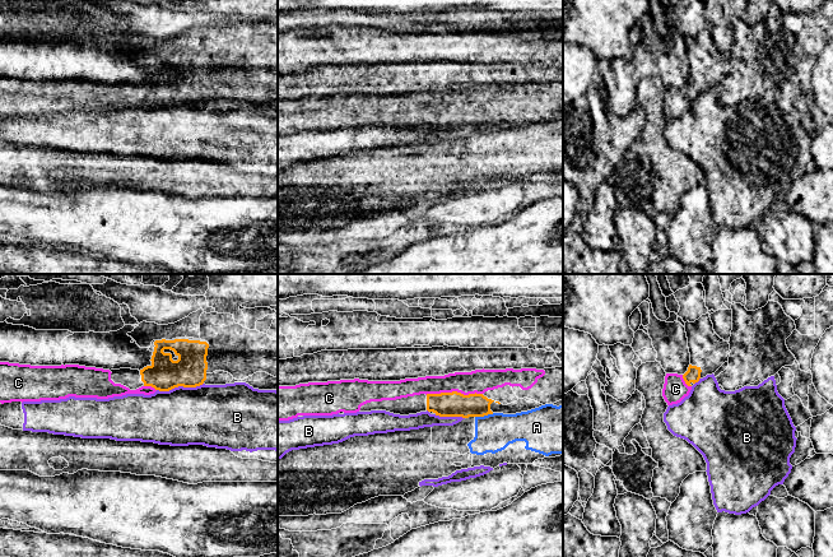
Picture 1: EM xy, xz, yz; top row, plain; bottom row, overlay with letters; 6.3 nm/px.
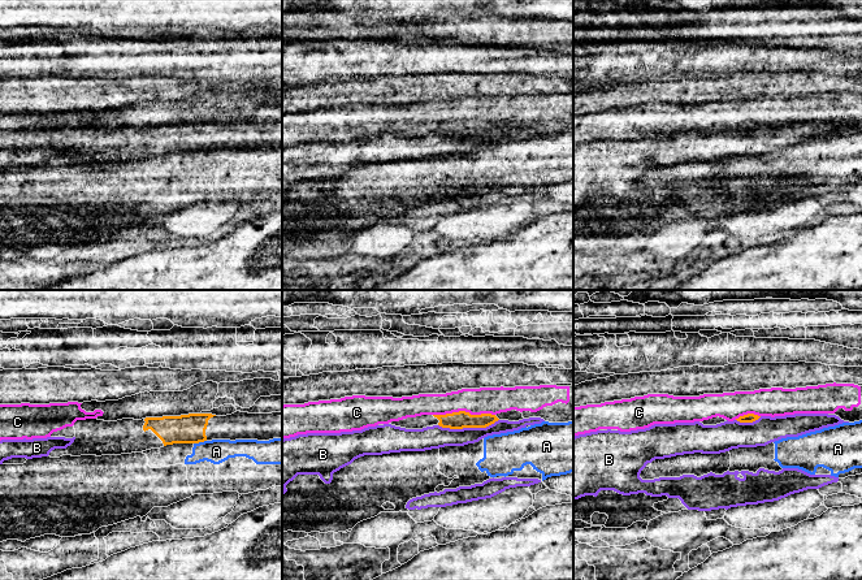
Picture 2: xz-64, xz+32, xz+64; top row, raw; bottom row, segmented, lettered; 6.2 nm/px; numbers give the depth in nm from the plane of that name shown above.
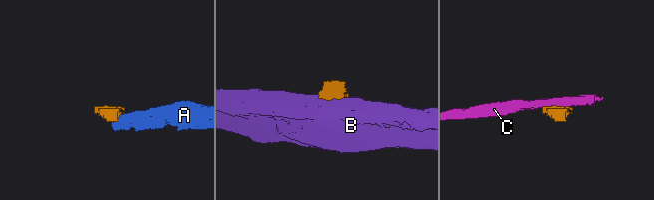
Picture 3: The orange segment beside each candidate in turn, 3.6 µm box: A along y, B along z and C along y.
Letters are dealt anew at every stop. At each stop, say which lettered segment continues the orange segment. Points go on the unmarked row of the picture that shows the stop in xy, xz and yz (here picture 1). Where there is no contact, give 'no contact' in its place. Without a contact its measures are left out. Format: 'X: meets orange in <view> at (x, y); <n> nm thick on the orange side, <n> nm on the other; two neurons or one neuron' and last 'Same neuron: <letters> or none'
A: meets orange in xz at (484, 129); 160 nm thick on the orange side, 240 nm on the other; two neurons
B: meets orange in xy at (180, 100); 200 nm thick on the orange side, 380 nm on the other; two neurons
C: meets orange in xz at (454, 106); 160 nm thick on the orange side, 150 nm on the other; one neuron
Same neuron: C

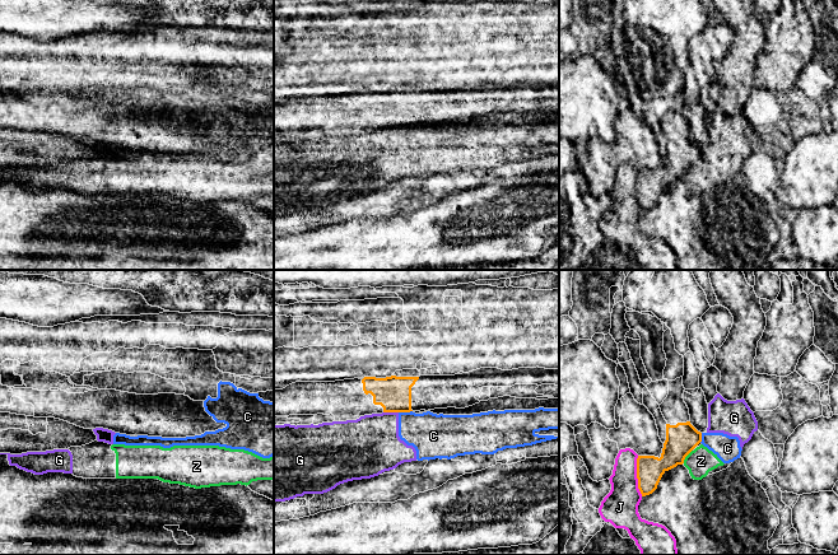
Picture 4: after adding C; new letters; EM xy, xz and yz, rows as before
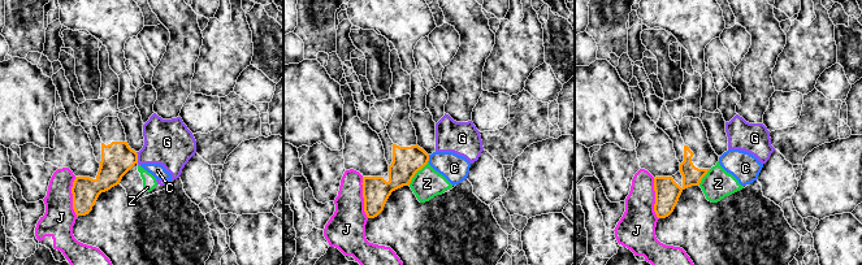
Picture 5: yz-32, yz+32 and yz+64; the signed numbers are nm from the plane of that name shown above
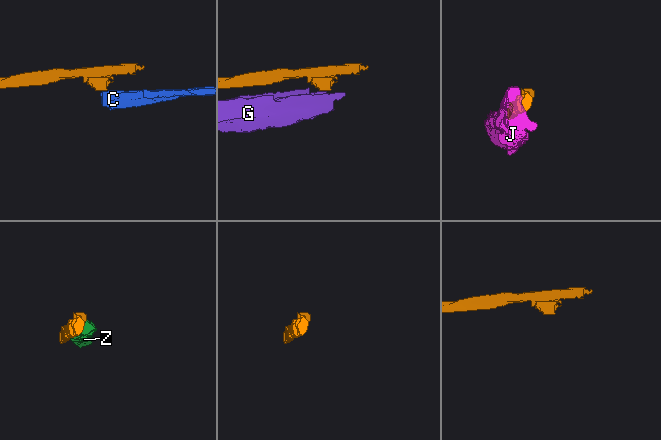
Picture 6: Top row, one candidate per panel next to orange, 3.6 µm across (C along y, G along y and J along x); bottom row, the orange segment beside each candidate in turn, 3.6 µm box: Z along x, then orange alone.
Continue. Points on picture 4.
C: meets orange in xz at (405, 126); 220 nm thick on the orange side, 280 nm on the other; two neurons
G: meets orange in xz at (391, 126); 220 nm thick on the orange side, 360 nm on the other; two neurons
J: meets orange in yz at (637, 191); 170 nm thick on the orange side, 220 nm on the other; two neurons
Z: meets orange in yz at (687, 169); 190 nm thick on the orange side, 170 nm on the other; two neurons
Same neuron: none

